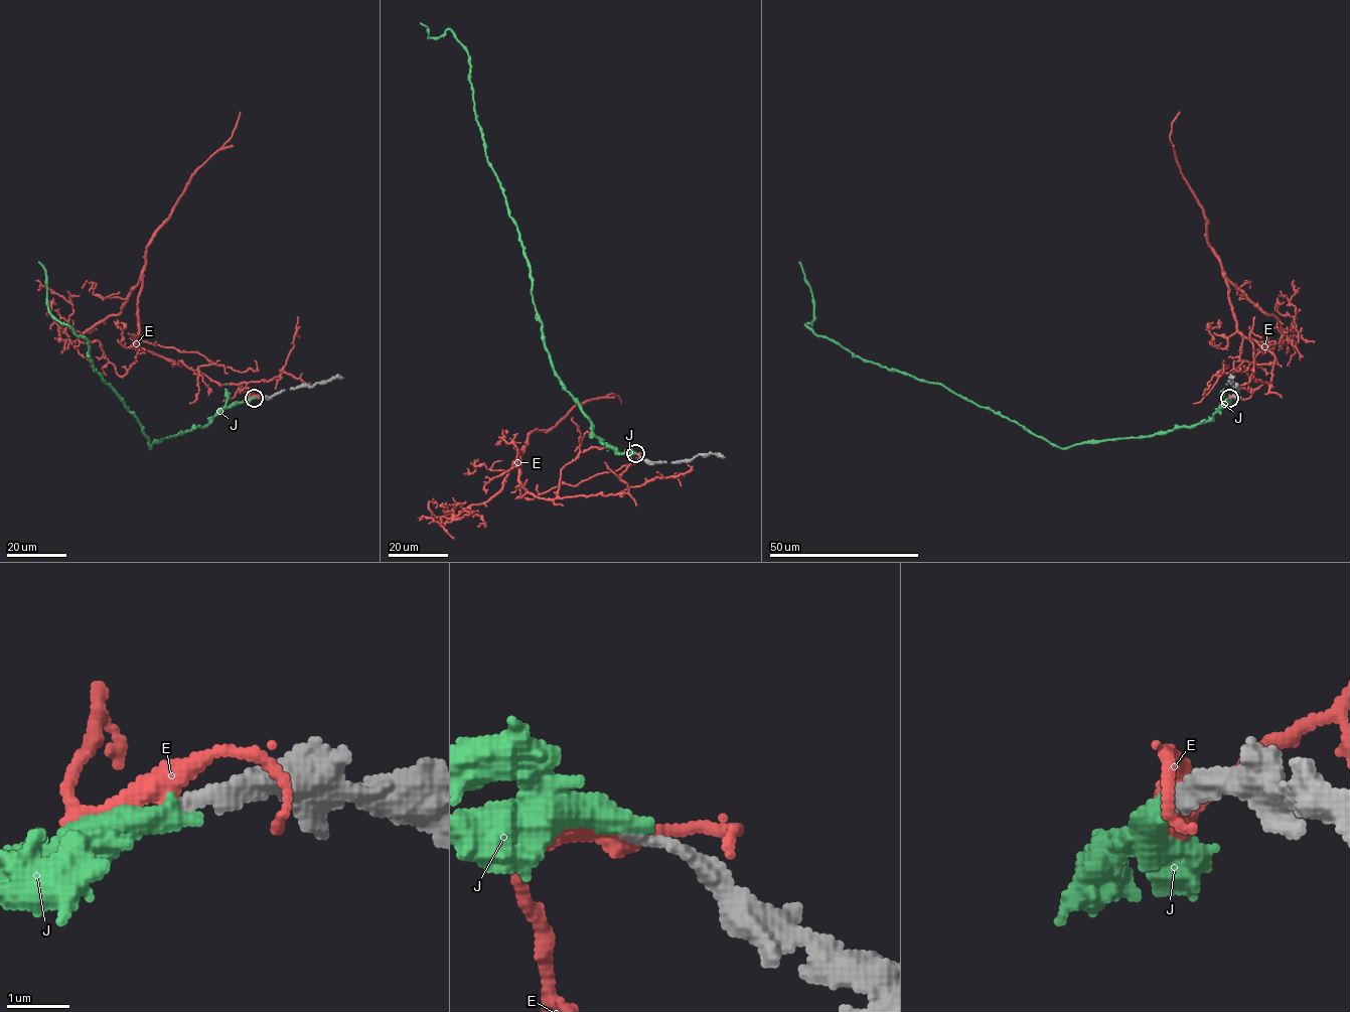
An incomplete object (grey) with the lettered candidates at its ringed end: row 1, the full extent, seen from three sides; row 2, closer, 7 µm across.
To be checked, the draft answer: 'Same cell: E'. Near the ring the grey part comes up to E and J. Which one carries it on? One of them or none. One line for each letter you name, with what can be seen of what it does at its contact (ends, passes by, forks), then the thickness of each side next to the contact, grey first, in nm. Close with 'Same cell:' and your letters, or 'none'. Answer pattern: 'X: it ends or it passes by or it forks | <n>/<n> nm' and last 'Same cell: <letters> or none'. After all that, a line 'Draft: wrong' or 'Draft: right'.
J: it ends | 240/400 nm
Same cell: J
Draft: wrong

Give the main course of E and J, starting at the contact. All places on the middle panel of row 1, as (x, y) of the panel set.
E: (635, 453), (615, 494), (544, 498), (519, 480), (532, 432), (592, 399), (621, 404)
J: (635, 453), (595, 436), (554, 370), (531, 267), (486, 156), (469, 56), (449, 29), (430, 38), (420, 23)

